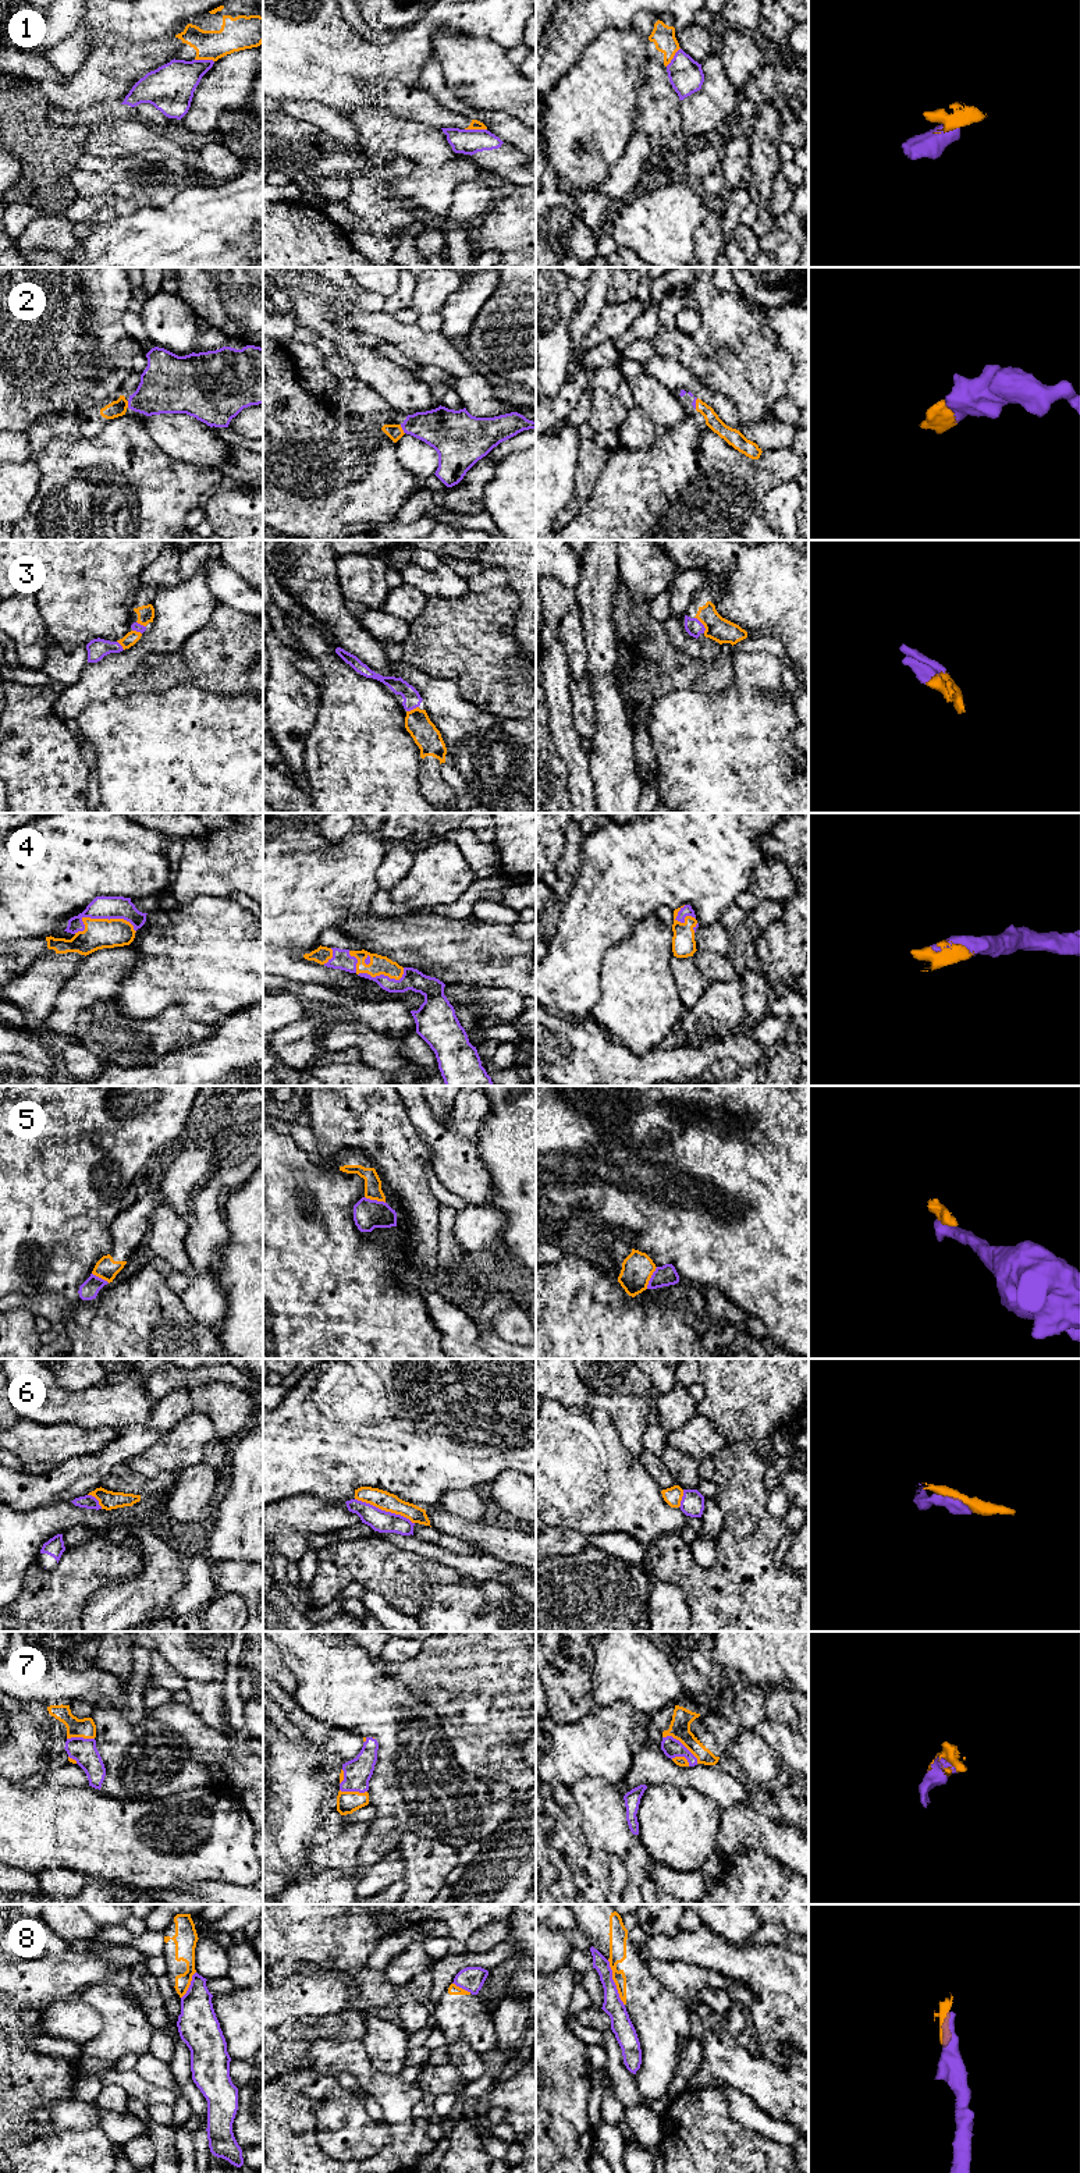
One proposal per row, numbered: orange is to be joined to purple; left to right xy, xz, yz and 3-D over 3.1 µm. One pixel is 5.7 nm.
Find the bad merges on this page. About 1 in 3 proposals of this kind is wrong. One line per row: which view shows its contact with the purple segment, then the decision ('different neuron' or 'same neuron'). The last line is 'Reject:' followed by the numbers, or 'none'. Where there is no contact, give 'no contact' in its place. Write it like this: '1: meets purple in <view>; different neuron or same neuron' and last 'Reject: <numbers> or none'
1: meets purple in xz; different neuron
2: meets purple in xz; same neuron
3: meets purple in yz; same neuron
4: meets purple in xy; same neuron
5: meets purple in yz; different neuron
6: meets purple in xz; different neuron
7: meets purple in yz; same neuron
8: meets purple in yz; different neuron
Reject: 1, 5, 6, 8

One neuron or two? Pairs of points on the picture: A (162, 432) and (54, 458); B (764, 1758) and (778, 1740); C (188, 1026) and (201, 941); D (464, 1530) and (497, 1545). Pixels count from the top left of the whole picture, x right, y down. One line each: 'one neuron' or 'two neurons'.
A: two neurons
B: two neurons
C: two neurons
D: one neuron

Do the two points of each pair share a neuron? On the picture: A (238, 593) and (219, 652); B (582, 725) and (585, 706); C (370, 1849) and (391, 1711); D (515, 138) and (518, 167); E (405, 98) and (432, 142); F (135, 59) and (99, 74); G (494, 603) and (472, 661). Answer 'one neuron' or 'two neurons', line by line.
A: two neurons
B: one neuron
C: one neuron
D: two neurons
E: two neurons
F: one neuron
G: one neuron

